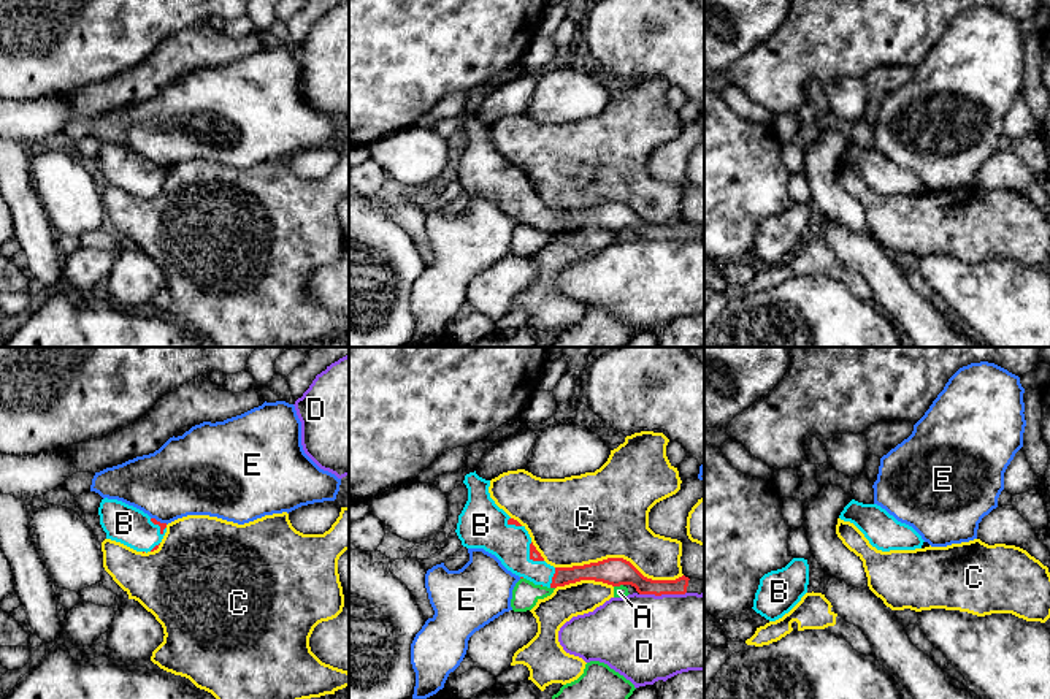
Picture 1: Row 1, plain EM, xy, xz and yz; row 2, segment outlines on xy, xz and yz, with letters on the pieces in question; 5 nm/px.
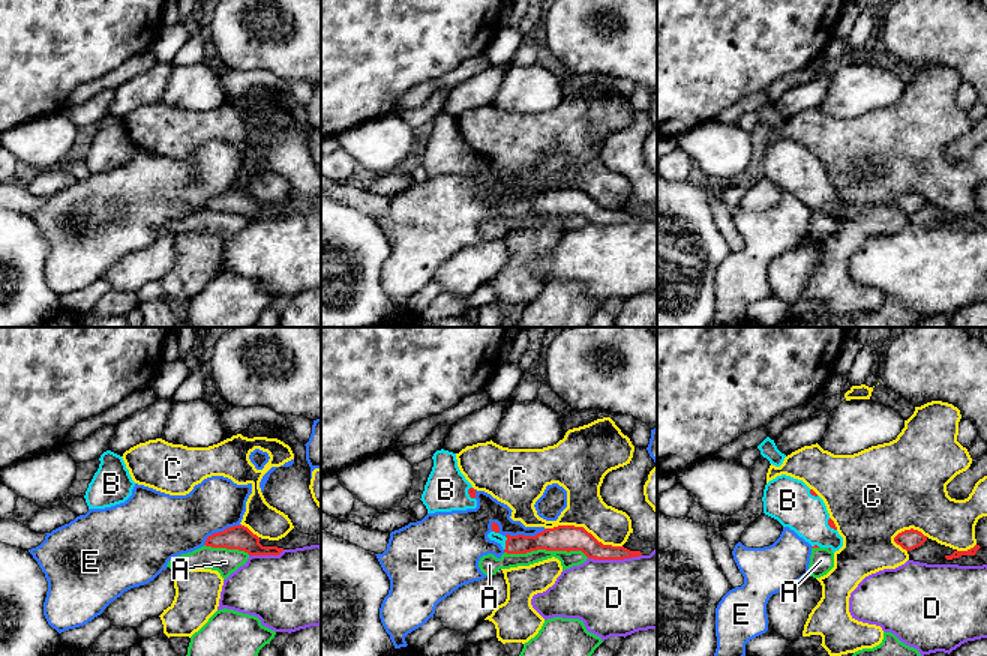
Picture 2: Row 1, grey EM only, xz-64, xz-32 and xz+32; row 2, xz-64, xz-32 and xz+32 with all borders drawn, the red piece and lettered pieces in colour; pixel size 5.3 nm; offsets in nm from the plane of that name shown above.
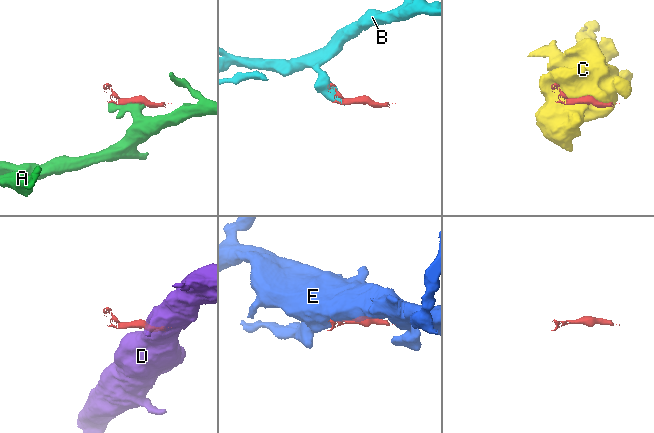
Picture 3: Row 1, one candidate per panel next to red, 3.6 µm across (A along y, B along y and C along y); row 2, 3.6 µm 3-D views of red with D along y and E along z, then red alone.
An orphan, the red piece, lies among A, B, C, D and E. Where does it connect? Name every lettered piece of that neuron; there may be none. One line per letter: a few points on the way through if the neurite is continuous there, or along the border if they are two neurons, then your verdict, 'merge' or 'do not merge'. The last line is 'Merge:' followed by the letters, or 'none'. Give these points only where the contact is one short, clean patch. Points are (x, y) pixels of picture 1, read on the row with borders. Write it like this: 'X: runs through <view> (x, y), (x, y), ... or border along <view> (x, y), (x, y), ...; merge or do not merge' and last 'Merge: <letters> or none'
A: do not merge
B: runs through xz (535, 555), (530, 557), (489, 530); merge
C: do not merge
D: border along xz (685, 592), (639, 595); do not merge
E: do not merge
Merge: B

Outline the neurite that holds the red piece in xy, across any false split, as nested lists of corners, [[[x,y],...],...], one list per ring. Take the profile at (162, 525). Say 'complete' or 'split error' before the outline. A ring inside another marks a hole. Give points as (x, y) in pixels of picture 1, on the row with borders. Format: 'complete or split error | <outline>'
split error | [[[102,499],[98,515],[106,539],[121,542],[136,552],[157,550],[167,533],[167,523],[160,523],[143,510],[117,499]]]

